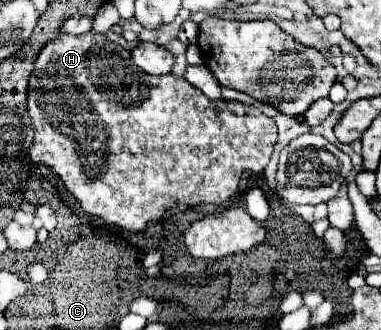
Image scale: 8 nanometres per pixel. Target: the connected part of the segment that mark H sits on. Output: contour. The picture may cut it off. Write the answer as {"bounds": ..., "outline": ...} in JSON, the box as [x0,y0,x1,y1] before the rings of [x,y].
{"bounds":[28,34,276,232],"outline":[[[82,34],[82,36],[56,38],[42,48],[42,52],[38,54],[38,58],[34,62],[34,70],[32,70],[30,84],[28,84],[28,116],[32,118],[32,124],[34,124],[30,162],[46,164],[56,174],[60,174],[66,190],[78,200],[78,204],[82,206],[82,210],[86,214],[102,218],[104,222],[120,226],[124,230],[140,230],[140,232],[146,230],[146,226],[152,220],[170,218],[172,214],[184,212],[184,210],[198,206],[198,204],[222,206],[226,200],[230,200],[230,196],[234,196],[234,192],[238,190],[240,176],[246,170],[250,174],[260,174],[266,168],[266,164],[272,156],[272,148],[276,144],[276,124],[272,118],[264,116],[258,108],[252,108],[252,106],[246,106],[246,104],[234,102],[234,100],[232,102],[230,100],[210,100],[198,88],[194,88],[184,78],[178,78],[174,74],[150,76],[150,74],[138,70],[138,66],[134,66],[128,48],[116,46],[104,34]]]}

